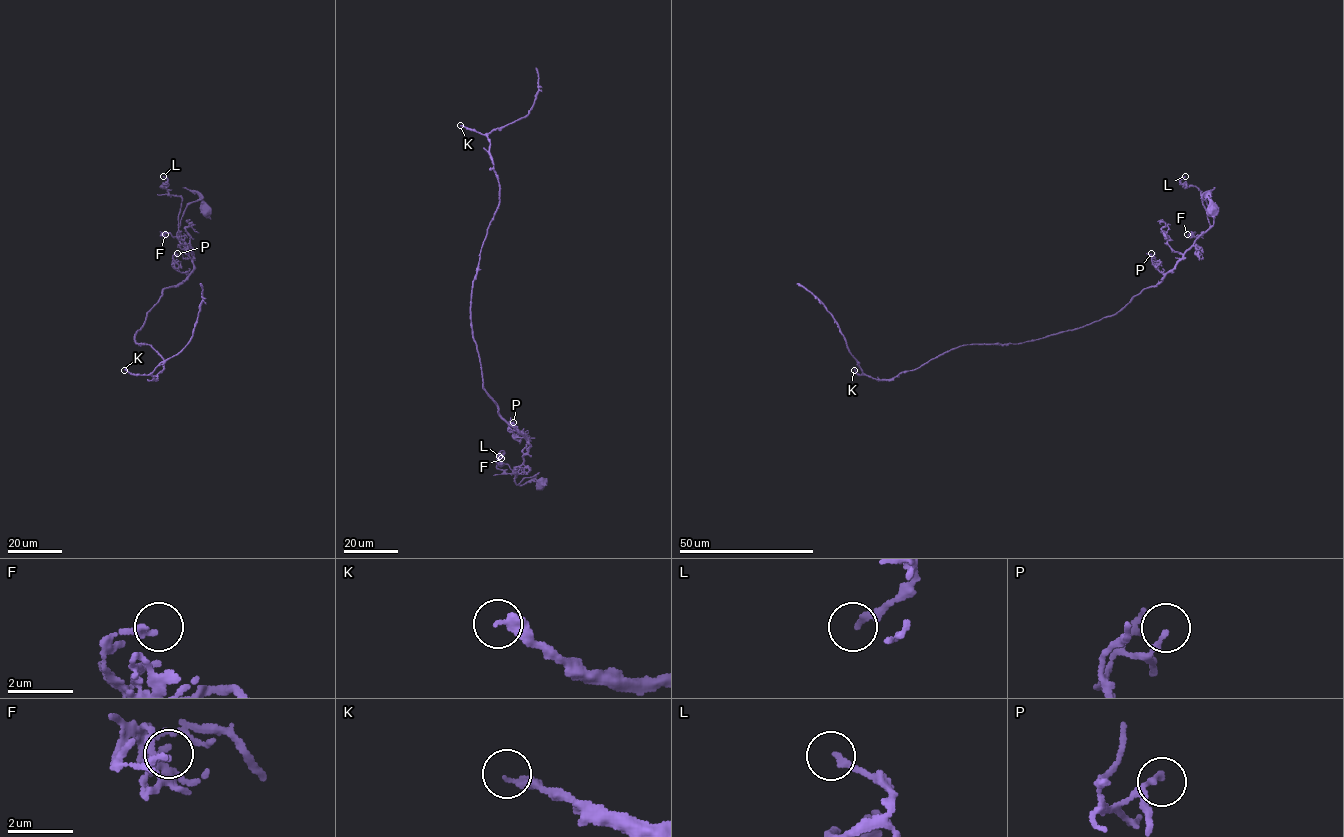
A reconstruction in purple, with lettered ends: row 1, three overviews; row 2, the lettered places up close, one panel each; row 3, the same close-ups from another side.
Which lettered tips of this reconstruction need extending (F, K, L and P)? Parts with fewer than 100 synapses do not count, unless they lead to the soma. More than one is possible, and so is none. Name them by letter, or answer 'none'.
none

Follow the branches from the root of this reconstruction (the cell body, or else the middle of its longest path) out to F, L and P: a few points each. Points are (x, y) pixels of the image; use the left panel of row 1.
F: (206, 209), (200, 197), (192, 201), (182, 218), (179, 234), (175, 236), (169, 233), (165, 234)
L: (206, 209), (200, 197), (192, 201), (179, 226), (182, 198), (170, 195), (161, 186), (167, 180), (163, 176)
P: (206, 209), (200, 197), (192, 201), (179, 227), (193, 265), (189, 274), (174, 265), (173, 256), (177, 253)

